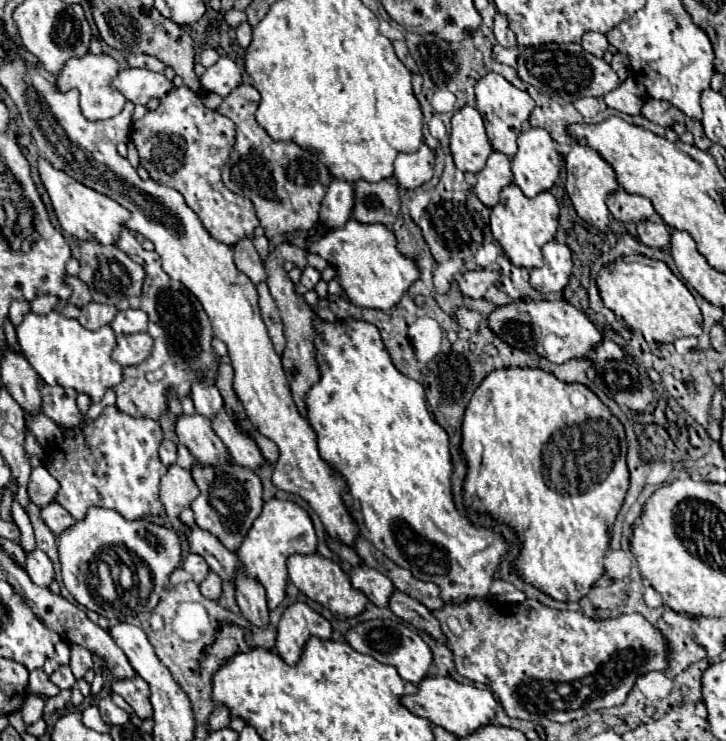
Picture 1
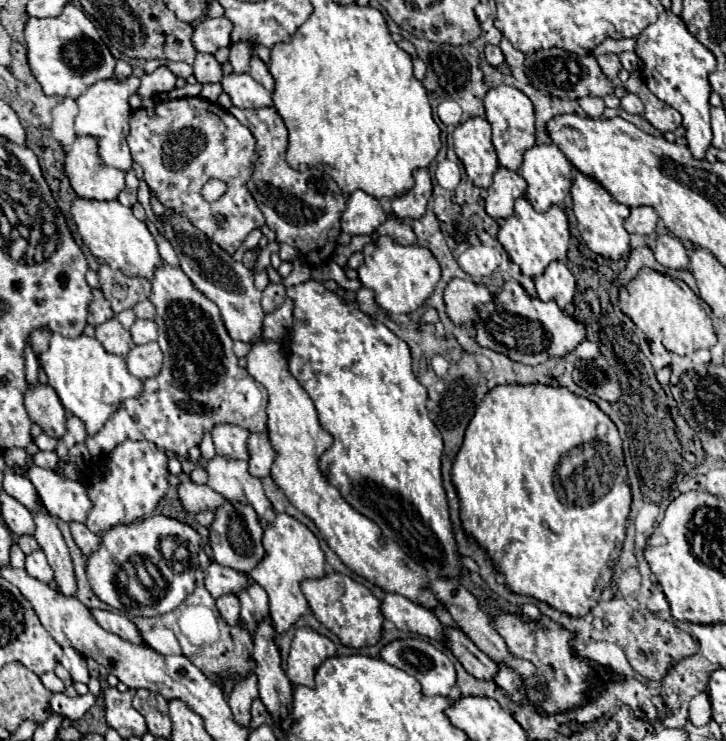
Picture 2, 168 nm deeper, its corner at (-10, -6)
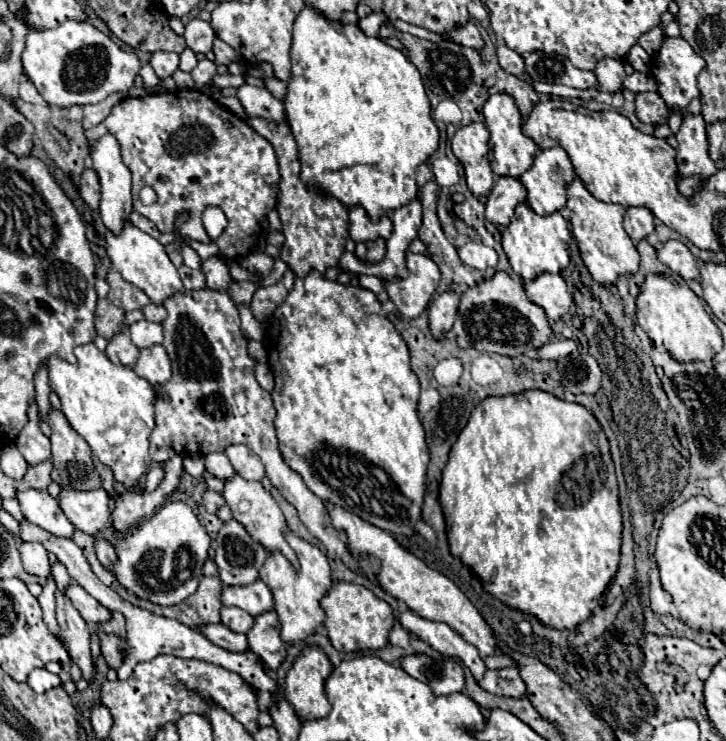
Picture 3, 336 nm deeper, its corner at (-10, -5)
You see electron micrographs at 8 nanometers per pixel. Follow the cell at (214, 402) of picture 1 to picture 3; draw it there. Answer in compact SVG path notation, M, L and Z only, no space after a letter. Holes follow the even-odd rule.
M232 445L232 447L226 447L224 453L230 459L236 473L242 475L244 479L260 481L264 477L264 465L260 463L260 457L254 451L250 451L248 447Z

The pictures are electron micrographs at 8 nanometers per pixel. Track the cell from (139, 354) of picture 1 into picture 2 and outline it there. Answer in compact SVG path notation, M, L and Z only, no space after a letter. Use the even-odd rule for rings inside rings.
M156 342L134 346L126 356L128 372L138 380L154 378L162 370L162 350Z

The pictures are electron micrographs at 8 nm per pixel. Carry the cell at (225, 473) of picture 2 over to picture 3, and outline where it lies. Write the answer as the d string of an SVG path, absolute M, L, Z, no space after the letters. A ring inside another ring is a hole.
M234 475L232 479L224 481L224 491L222 491L230 511L232 511L232 517L236 521L240 521L246 531L266 549L266 551L280 551L296 569L298 569L298 559L296 559L296 553L290 549L290 545L286 543L284 539L284 531L286 531L286 521L284 521L284 513L280 511L278 503L274 501L274 497L262 487L260 481L246 481L242 479L240 475Z

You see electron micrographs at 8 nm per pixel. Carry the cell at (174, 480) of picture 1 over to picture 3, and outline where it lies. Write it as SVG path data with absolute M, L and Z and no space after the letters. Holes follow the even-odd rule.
M206 489L204 495L202 495L202 505L204 505L204 509L206 509L208 513L216 513L224 503L226 503L226 501L224 501L222 493L218 493L218 491Z

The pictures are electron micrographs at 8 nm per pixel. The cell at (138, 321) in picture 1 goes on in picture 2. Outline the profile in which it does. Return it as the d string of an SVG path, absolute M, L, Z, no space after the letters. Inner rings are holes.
M136 320L134 326L130 328L130 334L132 334L134 344L148 344L148 342L154 342L154 340L158 338L156 322L154 322L154 320Z

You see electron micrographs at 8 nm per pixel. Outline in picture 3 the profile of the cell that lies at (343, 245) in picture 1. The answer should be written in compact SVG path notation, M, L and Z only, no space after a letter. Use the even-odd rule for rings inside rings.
M406 253L406 277L384 281L390 301L404 317L418 317L440 283L440 269L428 255Z

